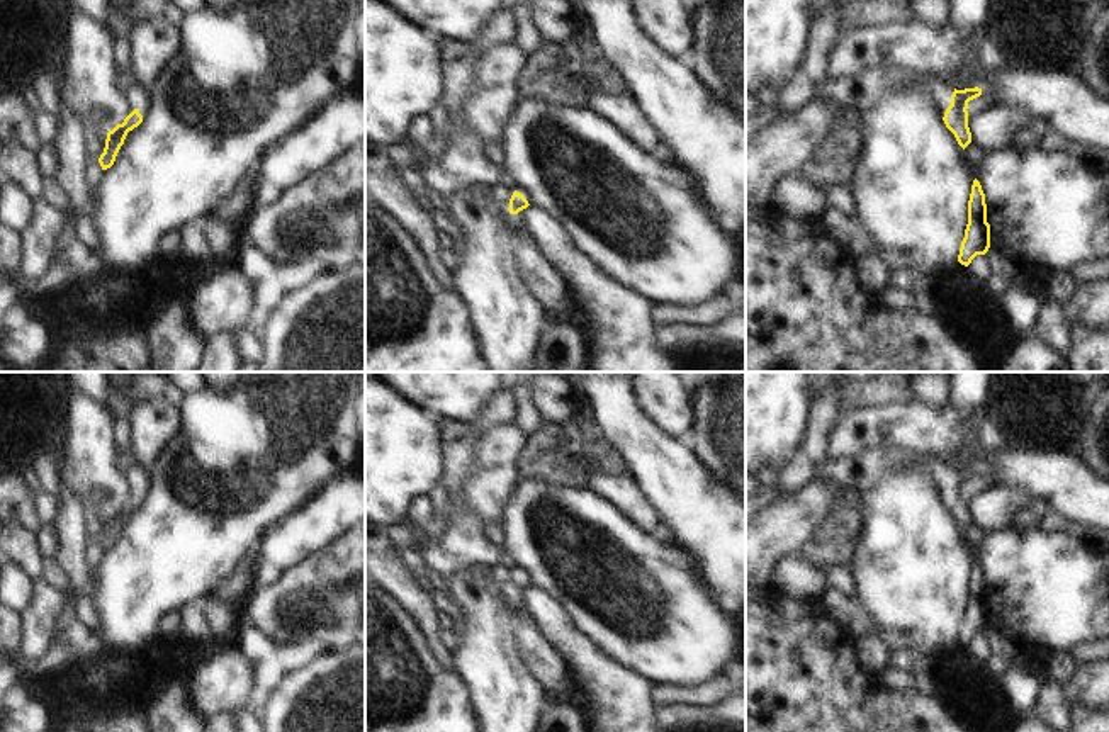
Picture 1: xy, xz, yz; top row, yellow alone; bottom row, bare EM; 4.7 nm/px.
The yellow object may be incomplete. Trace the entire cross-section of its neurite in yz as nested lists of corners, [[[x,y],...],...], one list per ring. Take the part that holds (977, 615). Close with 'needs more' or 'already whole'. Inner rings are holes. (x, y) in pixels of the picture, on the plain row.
[[[975,559],[968,581],[968,605],[961,622],[958,642],[968,647],[977,635],[985,635],[988,628],[990,605],[987,603],[985,574],[980,562]]] | already whole

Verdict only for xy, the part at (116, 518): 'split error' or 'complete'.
split error

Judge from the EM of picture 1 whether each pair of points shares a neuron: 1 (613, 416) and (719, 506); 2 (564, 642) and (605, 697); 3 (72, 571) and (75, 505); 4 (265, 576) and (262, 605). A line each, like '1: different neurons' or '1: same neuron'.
1: same neuron
2: same neuron
3: same neuron
4: different neurons

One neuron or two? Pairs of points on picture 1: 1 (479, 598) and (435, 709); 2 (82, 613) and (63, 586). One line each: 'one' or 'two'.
1: two
2: one

